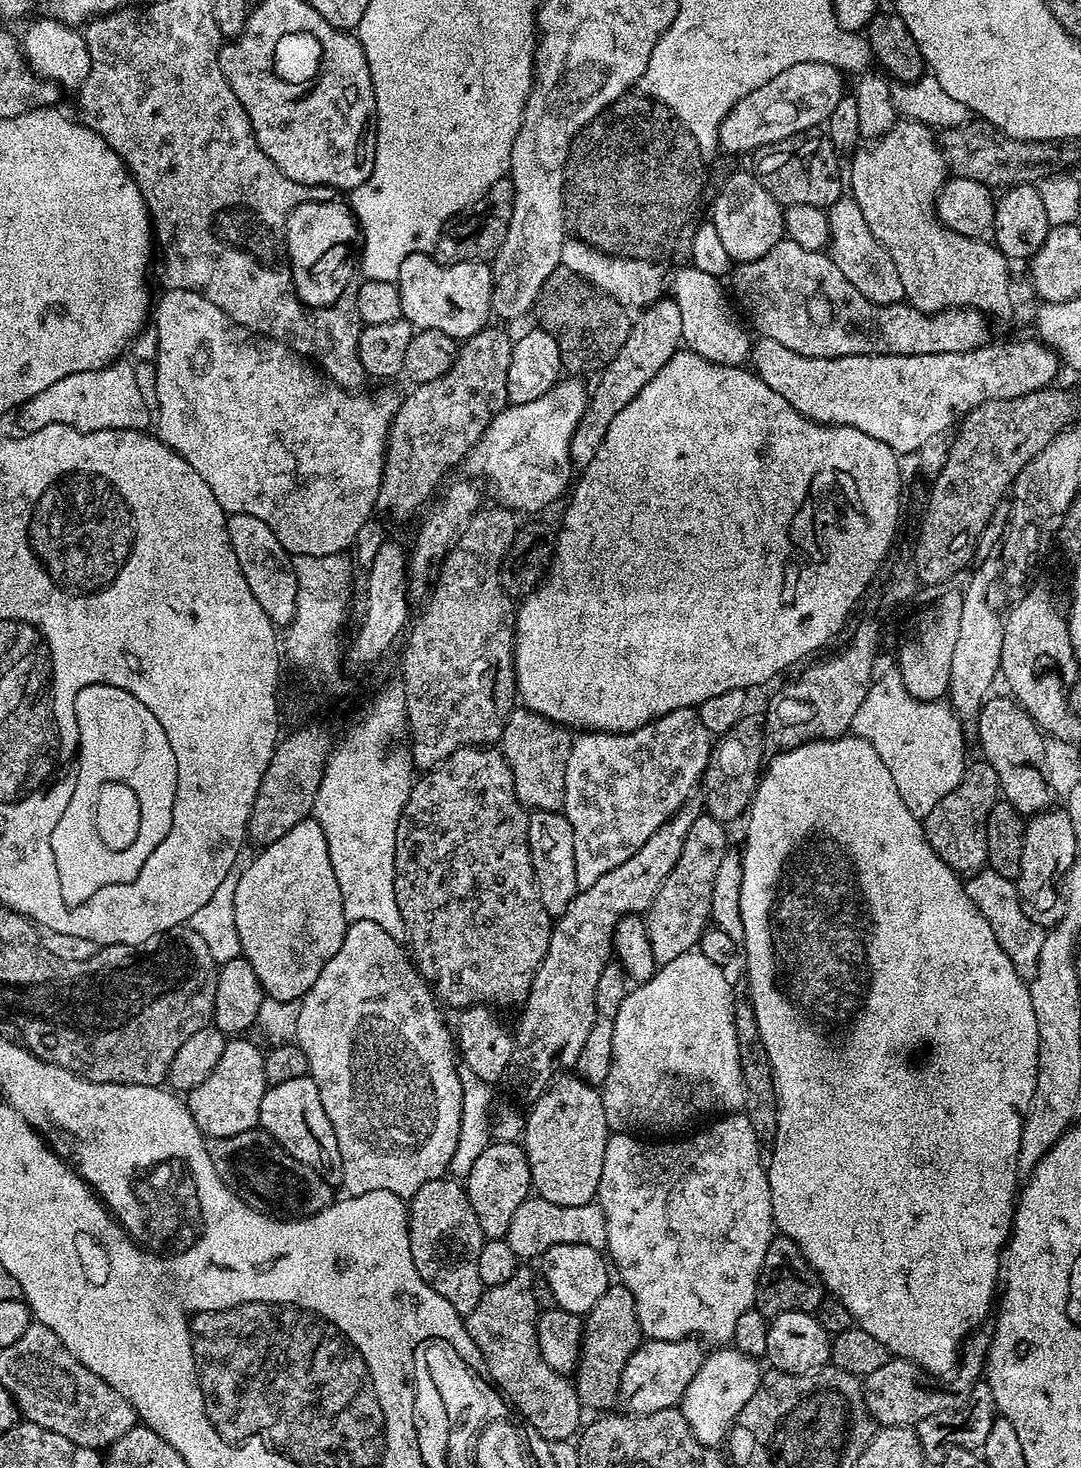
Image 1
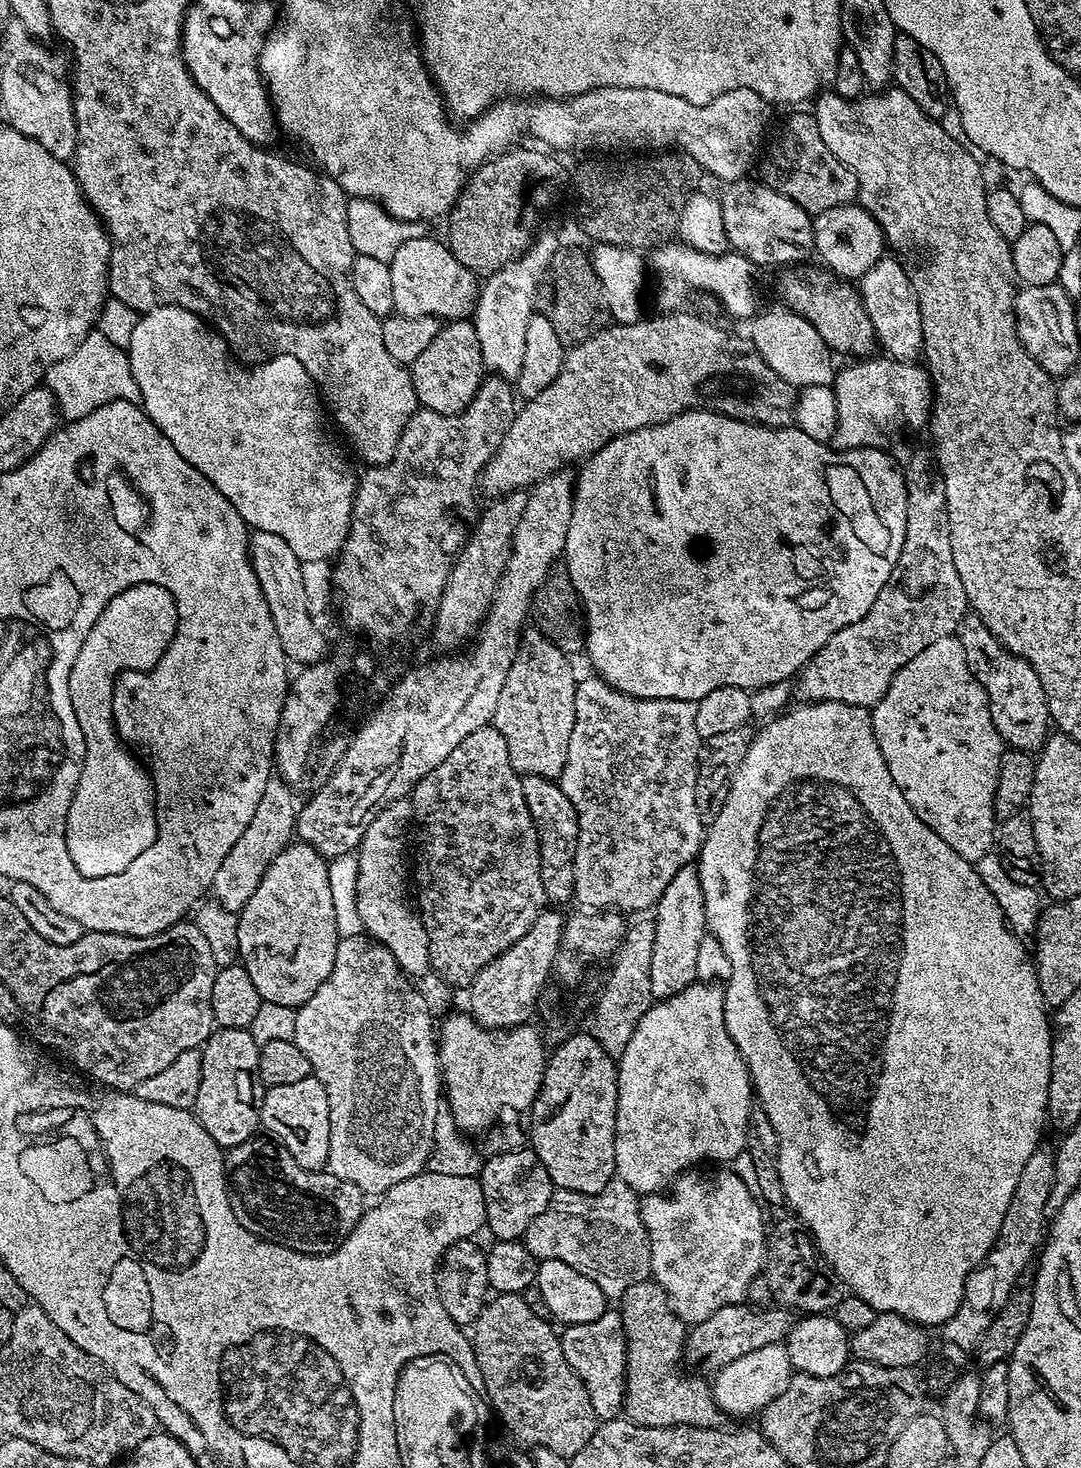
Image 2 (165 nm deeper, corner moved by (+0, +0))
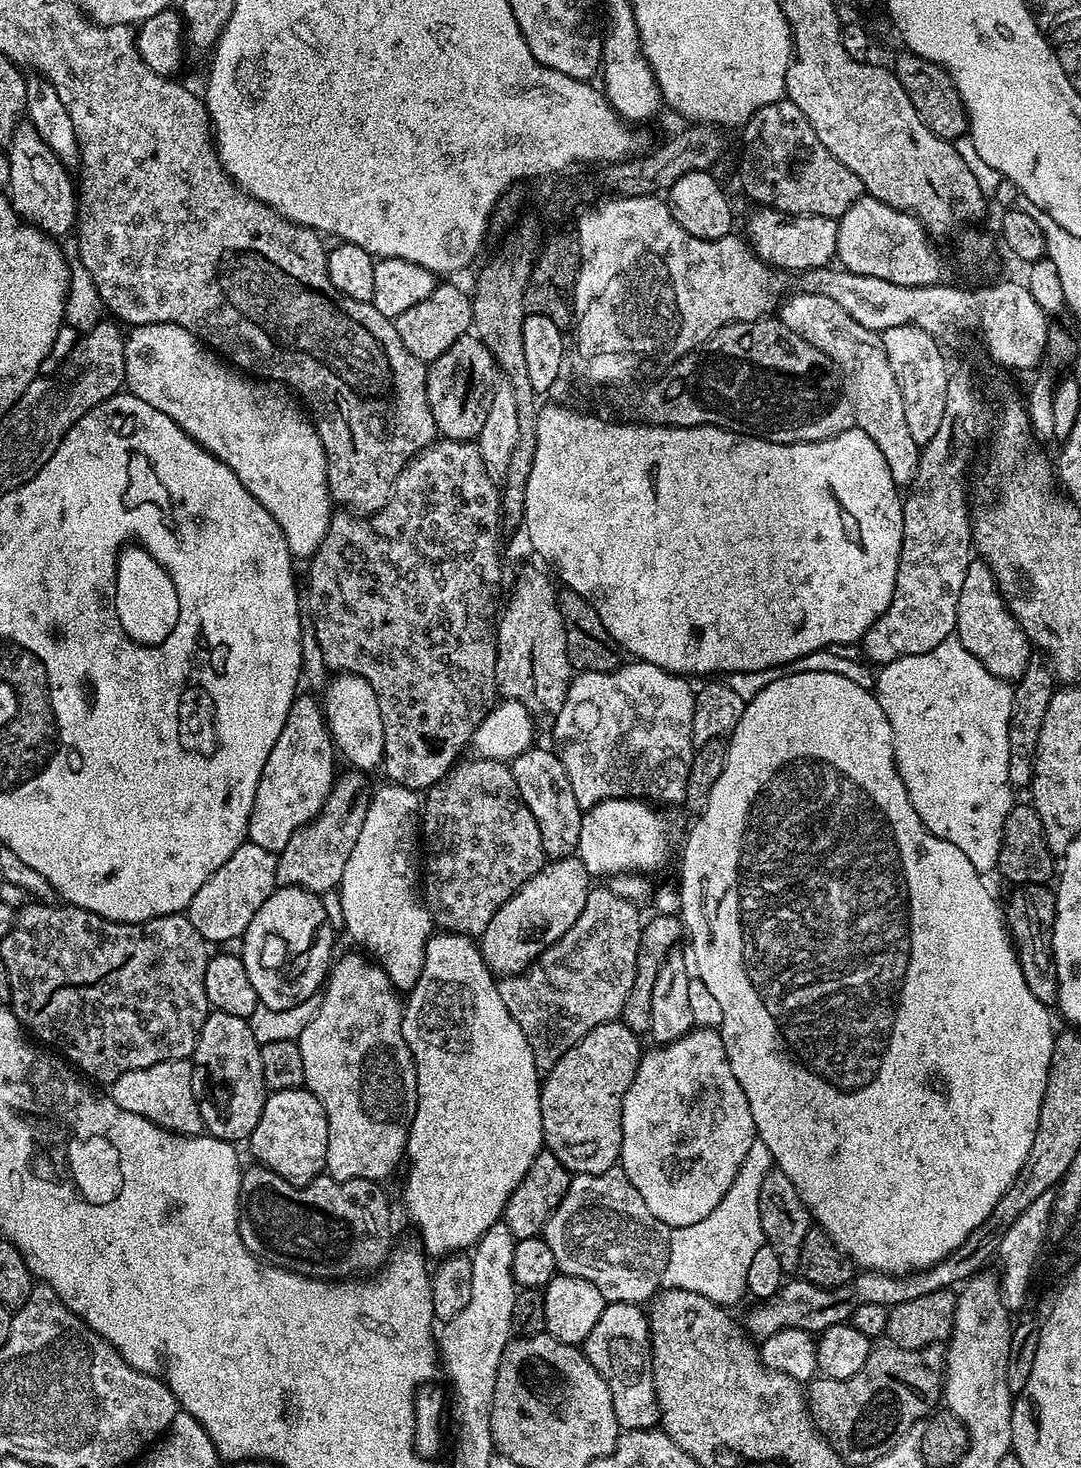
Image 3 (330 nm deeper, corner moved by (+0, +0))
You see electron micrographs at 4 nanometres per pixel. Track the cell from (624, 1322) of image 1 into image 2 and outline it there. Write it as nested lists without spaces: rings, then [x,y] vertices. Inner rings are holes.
[[[651,1278],[634,1282],[634,1286],[630,1286],[630,1290],[626,1290],[626,1294],[620,1297],[618,1308],[624,1318],[626,1334],[626,1378],[624,1379],[626,1394],[623,1415],[638,1426],[669,1428],[686,1424],[699,1428],[721,1427],[725,1423],[723,1420],[726,1420],[726,1416],[720,1411],[712,1396],[711,1383],[700,1374],[683,1376],[680,1373],[680,1364],[682,1368],[682,1361],[686,1356],[686,1325],[678,1318],[662,1286],[658,1286]]]

